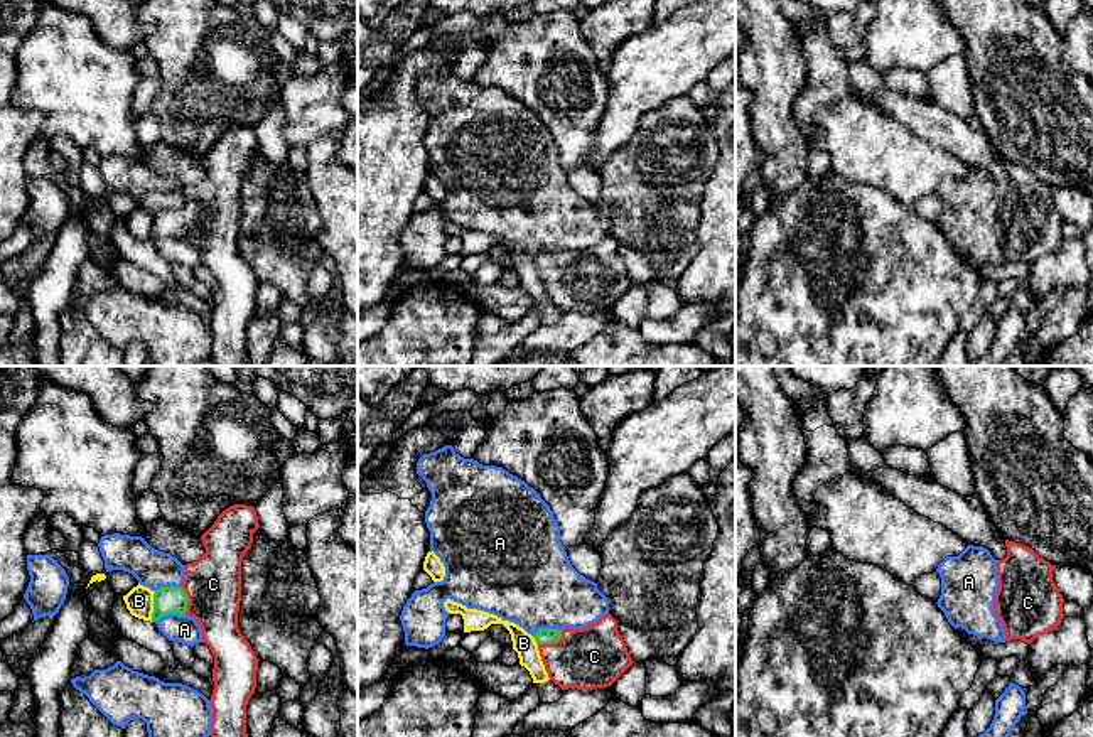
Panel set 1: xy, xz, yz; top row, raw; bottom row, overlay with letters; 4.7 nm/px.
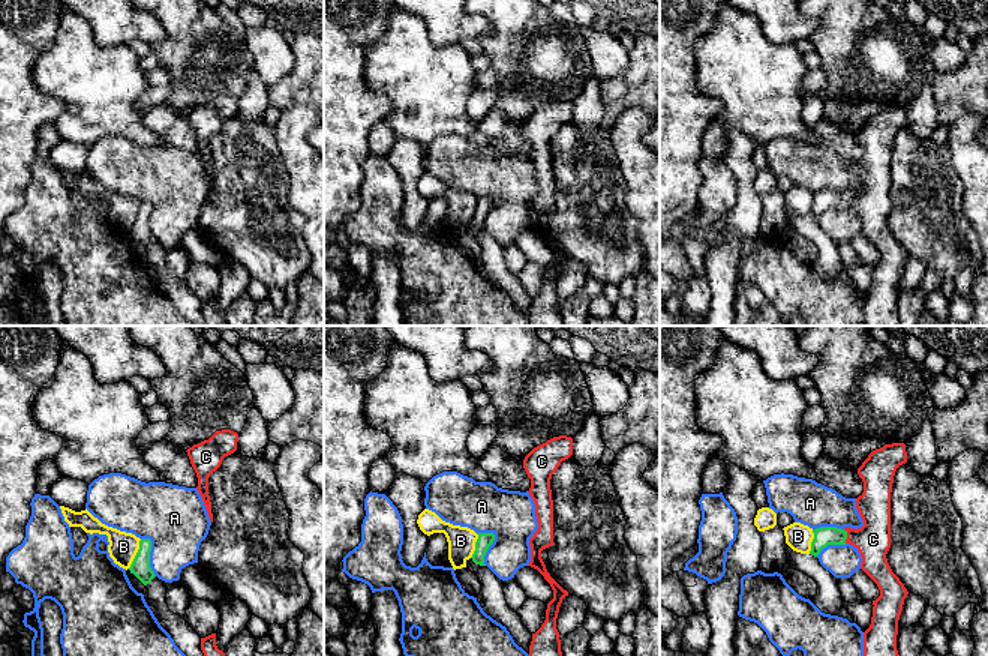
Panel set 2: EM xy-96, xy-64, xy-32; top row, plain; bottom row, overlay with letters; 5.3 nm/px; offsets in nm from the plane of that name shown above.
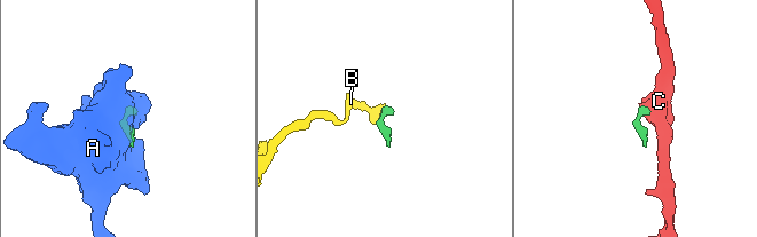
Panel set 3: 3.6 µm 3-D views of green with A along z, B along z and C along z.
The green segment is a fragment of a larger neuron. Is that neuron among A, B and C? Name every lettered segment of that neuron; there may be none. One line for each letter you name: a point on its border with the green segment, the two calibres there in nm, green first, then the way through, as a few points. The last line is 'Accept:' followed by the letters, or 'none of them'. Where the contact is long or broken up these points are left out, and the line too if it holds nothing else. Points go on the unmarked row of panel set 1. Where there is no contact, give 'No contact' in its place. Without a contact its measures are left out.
C: Touches green at xz (552, 263). Thickness 80 nm (green) against 300 nm. Path across: xz (543, 258), (552, 263), (570, 279), (594, 279)
Accept: C

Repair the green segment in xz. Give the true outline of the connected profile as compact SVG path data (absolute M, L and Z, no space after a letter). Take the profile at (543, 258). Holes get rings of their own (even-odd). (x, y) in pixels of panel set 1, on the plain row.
M611 236L582 251L540 251L533 260L548 300L562 312L611 309L634 285Z

